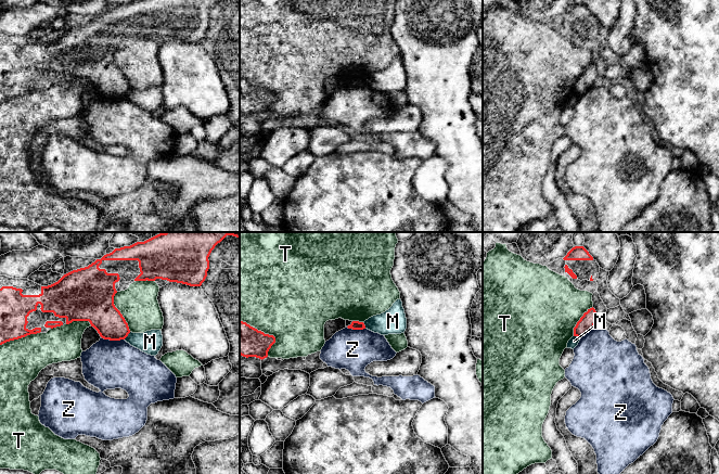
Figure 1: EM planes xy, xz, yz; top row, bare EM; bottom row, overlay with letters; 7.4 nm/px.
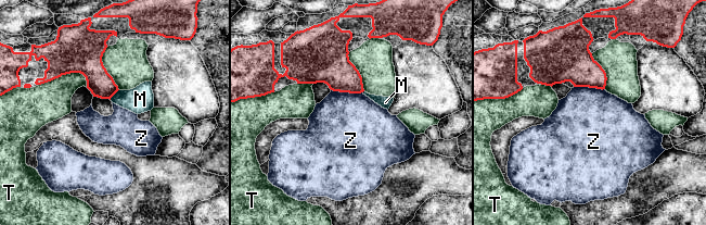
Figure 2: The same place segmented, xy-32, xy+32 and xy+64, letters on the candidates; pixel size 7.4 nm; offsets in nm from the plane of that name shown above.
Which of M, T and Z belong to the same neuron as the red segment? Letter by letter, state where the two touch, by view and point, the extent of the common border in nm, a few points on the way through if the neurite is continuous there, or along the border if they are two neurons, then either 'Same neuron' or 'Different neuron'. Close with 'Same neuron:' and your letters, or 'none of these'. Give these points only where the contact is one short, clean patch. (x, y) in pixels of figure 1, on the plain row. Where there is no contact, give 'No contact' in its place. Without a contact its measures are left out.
M: Touches red at xy (127, 92). Shared border 80 nm. Boundary: xy (130, 89), (124, 95). Different neuron
T: Touches red at xz (267, 91). Shared border 340 nm. Different neuron
Z: Touches red at xy (113, 97). Shared border 180 nm. Boundary: xy (101, 93), (107, 97), (124, 97). Different neuron
Same neuron: none of these

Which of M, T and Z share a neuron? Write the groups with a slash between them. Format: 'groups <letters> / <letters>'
groups M / T / Z

